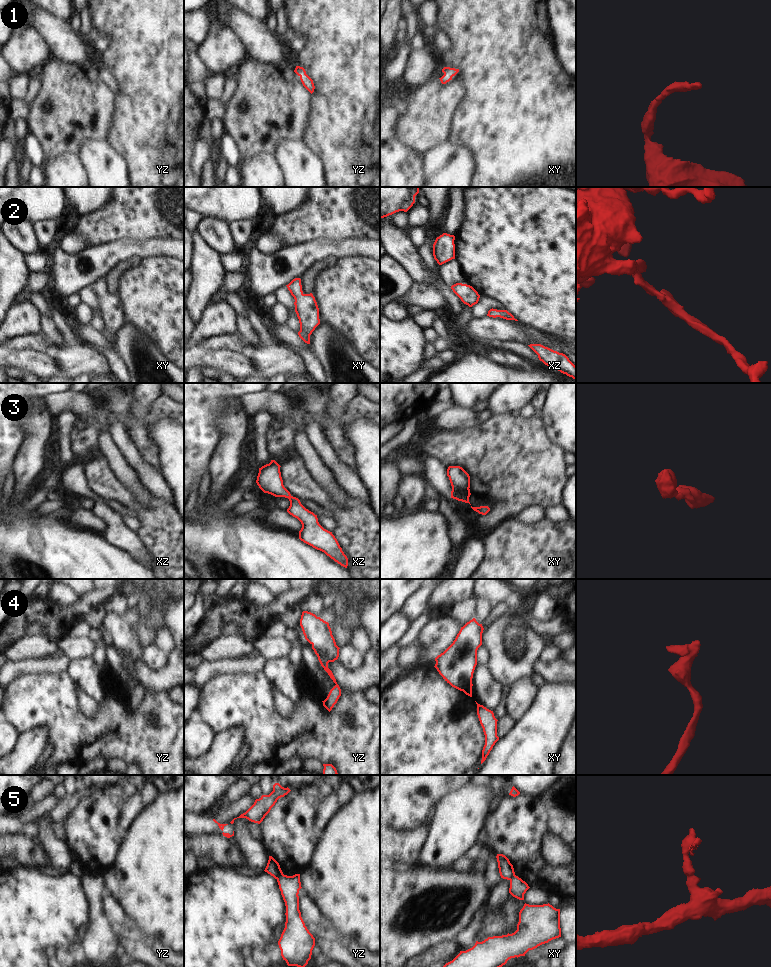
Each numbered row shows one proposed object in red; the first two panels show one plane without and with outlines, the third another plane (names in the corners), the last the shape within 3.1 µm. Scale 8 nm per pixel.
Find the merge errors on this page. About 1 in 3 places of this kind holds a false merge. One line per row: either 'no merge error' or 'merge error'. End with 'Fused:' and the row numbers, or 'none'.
1: no merge error
2: no merge error
3: no merge error
4: no merge error
5: merge error
Fused: 5

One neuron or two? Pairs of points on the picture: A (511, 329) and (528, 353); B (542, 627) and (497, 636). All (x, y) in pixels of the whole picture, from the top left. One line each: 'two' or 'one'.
A: two
B: two

